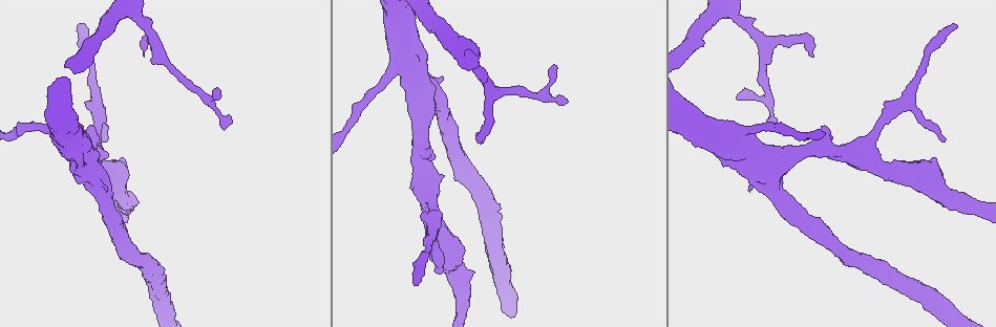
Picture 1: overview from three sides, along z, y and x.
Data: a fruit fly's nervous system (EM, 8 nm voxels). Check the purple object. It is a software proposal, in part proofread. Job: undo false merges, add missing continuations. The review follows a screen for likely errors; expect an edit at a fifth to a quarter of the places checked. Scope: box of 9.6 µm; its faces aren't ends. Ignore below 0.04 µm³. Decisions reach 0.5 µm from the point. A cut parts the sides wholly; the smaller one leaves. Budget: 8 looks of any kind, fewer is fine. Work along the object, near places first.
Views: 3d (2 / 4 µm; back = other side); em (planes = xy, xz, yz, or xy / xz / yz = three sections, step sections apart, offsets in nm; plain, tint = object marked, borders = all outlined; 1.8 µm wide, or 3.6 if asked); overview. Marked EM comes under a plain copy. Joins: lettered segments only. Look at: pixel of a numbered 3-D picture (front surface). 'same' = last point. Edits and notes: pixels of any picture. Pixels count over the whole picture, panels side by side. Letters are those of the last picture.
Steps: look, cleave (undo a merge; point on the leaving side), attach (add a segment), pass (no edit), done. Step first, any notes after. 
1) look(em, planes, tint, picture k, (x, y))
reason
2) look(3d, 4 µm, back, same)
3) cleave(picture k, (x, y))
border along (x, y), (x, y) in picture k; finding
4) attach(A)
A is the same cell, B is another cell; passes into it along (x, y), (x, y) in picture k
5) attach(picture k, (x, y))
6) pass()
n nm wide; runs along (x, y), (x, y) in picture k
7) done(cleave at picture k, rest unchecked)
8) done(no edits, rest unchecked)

look(3d, 4 µm, picture 1, (737, 98))
an open end

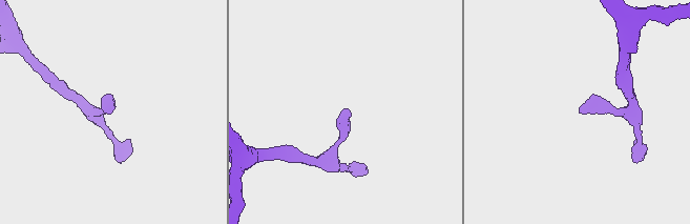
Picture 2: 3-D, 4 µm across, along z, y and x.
look(em, yz, step 16, borders, picture 2, (110, 113))

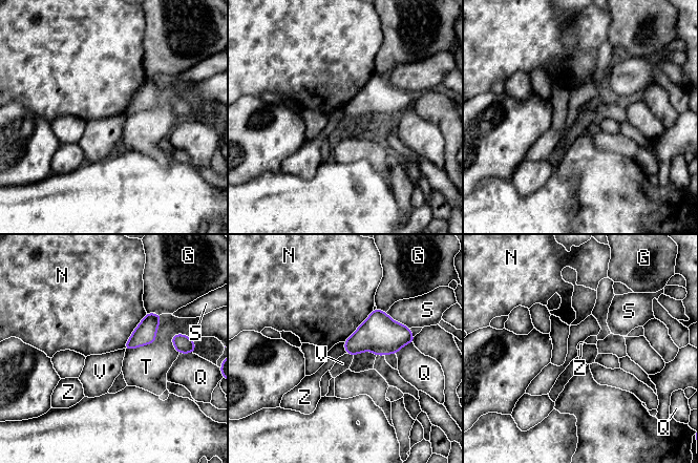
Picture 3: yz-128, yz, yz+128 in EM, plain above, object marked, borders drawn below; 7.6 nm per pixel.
look(em, planes, borders, same)
cut it another way

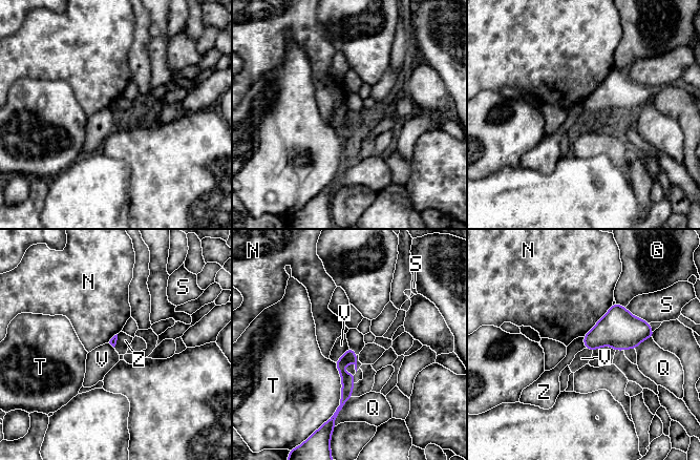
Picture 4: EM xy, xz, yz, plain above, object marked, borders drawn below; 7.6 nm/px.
pass()
G, N, Q, S, T, V and Z are other cells; border along (118, 334), (118, 339), (113, 347) in picture 4; no lettered segment goes on from it

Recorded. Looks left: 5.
look(3d, 4 µm, picture 1, (112, 166))
abrupt turn

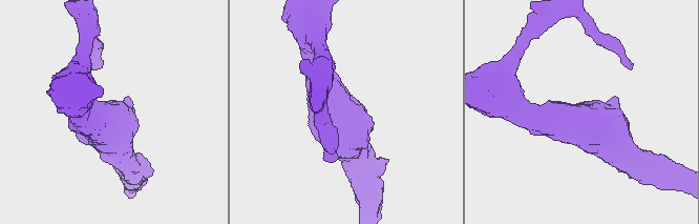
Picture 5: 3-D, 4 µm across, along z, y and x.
look(em, 3.6 µm, xy, step 16, tint, picture 5, (108, 114))
shape alone is not enough

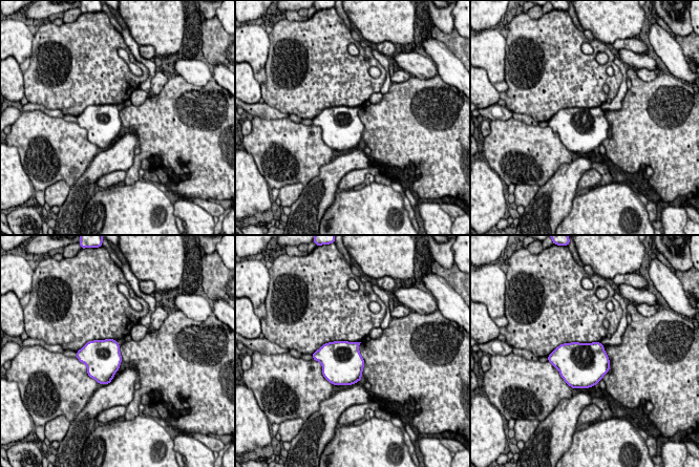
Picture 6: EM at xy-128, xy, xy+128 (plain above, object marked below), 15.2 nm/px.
look(em, 3.6 µm, xy, step 16, borders, same)
what lies round it

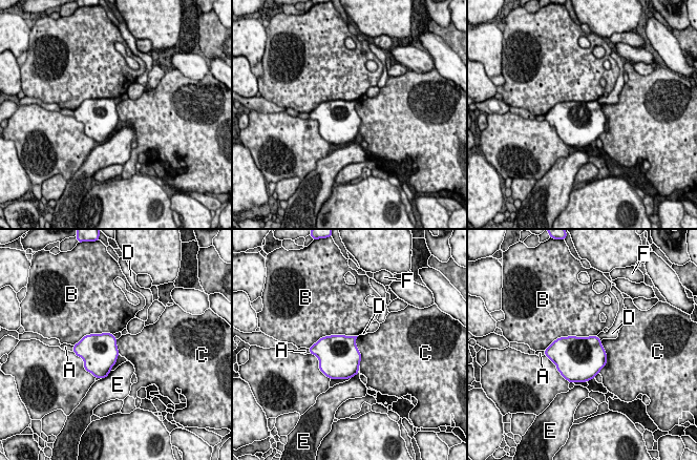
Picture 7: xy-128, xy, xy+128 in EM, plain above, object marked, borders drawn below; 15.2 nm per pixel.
pass()
240 nm wide; A, B, C, D, E and F are other cells; all the same cell

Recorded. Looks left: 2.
done(no edits, rest unchecked)

